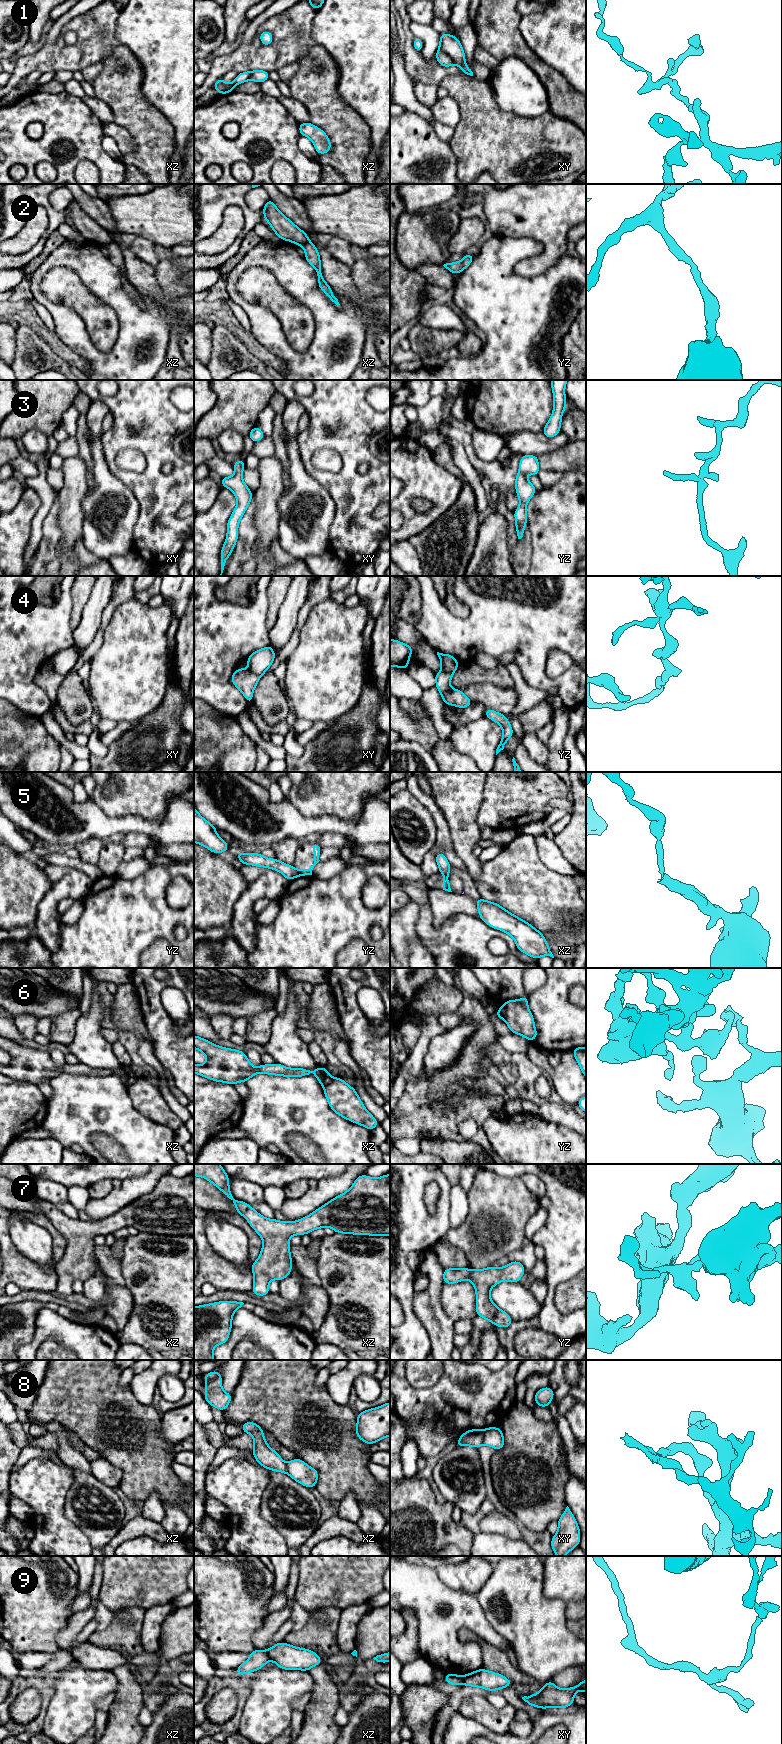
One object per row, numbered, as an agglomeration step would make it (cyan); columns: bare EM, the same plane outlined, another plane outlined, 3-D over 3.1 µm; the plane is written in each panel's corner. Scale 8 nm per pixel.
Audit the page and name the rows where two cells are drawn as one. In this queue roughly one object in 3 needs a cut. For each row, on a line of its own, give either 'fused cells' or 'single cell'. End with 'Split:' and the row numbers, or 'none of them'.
1: fused cells
2: single cell
3: single cell
4: fused cells
5: fused cells
6: fused cells
7: single cell
8: fused cells
9: fused cells
Split: 1, 4, 5, 6, 8, 9

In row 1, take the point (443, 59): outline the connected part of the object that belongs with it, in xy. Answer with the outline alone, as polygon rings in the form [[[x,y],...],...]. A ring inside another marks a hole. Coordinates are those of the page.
[[[440,50],[435,53],[435,56],[438,63],[443,67],[450,67],[454,64],[453,59]]]

